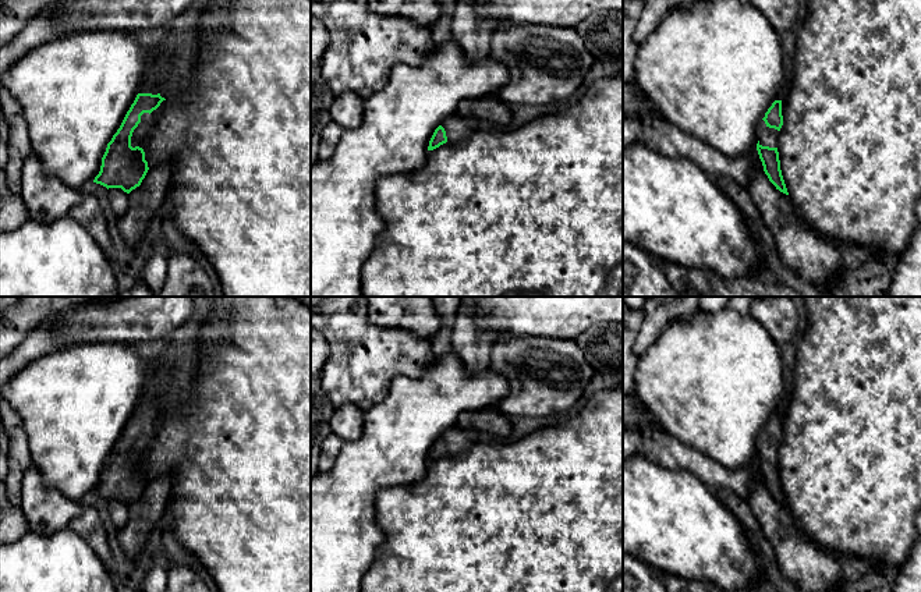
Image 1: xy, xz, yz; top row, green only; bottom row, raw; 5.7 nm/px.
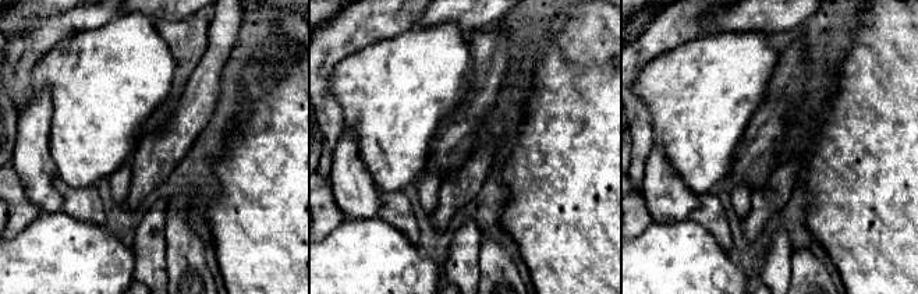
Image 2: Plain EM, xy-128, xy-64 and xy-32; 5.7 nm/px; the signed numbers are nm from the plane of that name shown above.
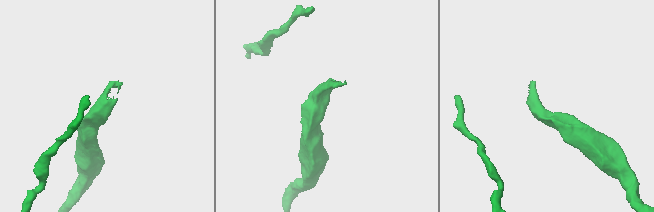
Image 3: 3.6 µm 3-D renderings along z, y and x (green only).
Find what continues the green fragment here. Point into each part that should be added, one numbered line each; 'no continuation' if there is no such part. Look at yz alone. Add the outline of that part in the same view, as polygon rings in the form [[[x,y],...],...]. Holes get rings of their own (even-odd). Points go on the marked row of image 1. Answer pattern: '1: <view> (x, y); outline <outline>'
1: yz (768, 137); outline [[[761,120],[757,125],[757,138],[762,146],[777,148],[779,131],[769,128],[765,121]]]

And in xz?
1: xz (456, 127); outline [[[457,114],[447,117],[440,125],[444,128],[447,141],[450,142],[460,141],[483,127],[477,118],[464,118]]]

